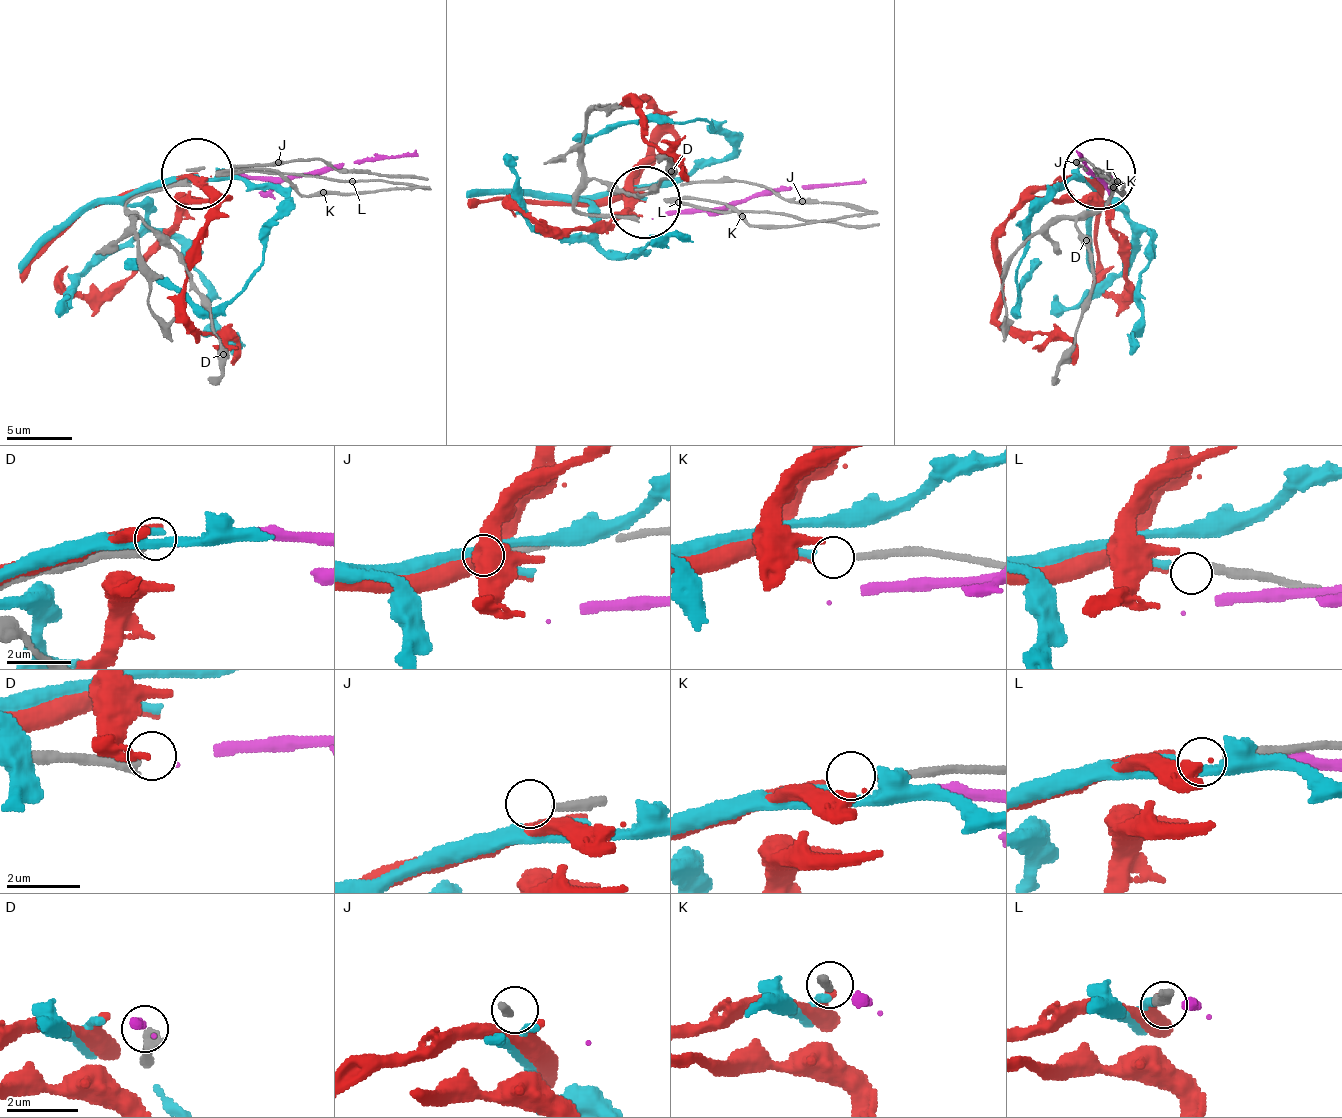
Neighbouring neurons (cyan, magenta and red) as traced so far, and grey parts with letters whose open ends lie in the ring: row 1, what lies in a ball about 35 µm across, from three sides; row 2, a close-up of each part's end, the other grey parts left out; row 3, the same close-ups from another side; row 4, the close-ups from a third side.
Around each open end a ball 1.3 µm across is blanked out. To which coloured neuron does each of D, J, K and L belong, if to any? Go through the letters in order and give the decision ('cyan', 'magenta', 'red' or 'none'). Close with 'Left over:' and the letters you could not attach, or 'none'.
D: magenta
J: none
K: red
L: cyan
Left over: J

